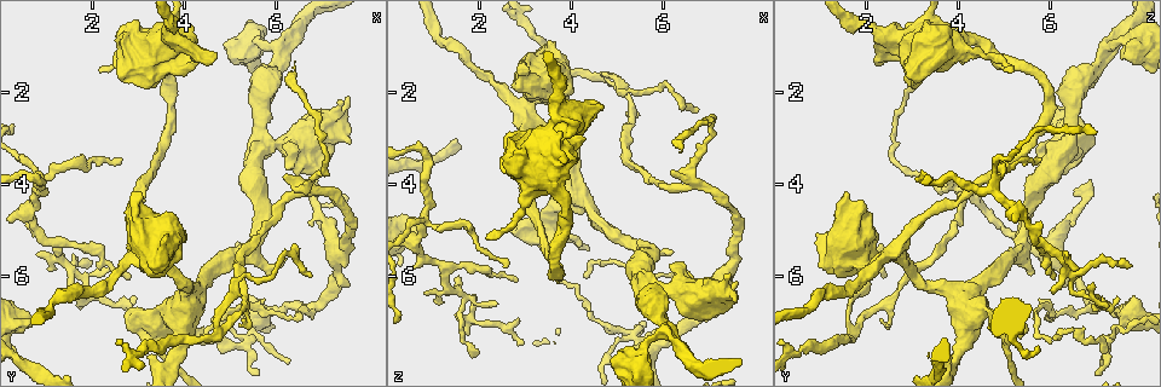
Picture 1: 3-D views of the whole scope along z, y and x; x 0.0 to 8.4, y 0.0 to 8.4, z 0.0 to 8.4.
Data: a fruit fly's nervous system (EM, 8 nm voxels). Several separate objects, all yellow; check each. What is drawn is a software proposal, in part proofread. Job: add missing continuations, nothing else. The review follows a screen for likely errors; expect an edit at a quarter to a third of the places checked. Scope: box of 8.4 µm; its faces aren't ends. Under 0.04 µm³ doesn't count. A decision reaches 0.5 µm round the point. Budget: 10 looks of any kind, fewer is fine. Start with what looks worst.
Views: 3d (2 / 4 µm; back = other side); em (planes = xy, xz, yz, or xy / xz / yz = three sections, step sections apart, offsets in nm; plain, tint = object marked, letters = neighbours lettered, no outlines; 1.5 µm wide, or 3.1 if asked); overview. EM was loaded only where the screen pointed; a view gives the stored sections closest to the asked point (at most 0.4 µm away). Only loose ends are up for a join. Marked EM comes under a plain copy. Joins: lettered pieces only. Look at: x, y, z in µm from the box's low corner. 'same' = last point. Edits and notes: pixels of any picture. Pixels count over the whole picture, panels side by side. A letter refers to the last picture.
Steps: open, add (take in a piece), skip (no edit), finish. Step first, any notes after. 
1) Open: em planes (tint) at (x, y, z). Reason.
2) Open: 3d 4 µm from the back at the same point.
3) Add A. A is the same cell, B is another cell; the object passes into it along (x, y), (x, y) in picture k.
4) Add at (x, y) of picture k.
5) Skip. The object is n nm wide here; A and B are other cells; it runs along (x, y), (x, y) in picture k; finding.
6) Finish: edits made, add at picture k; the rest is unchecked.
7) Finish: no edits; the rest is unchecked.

Open: em planes (letters) at (2.20, 1.50, 5.20). Thin end.

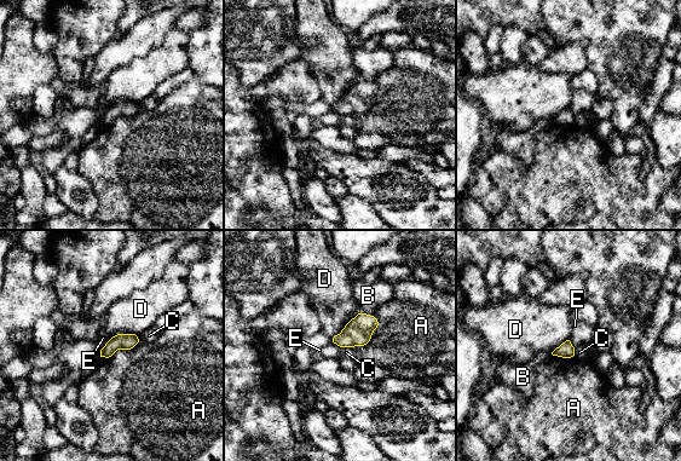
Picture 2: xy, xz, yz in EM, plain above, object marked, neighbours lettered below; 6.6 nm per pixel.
Skip. The object is 100 nm wide here; A, B, C, D and E are other cells; a border runs along (113, 336), (99, 351) in picture 2; none of them fits.

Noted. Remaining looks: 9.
Open: em planes (letters) at (6.35, 1.60, 3.30). Free end.

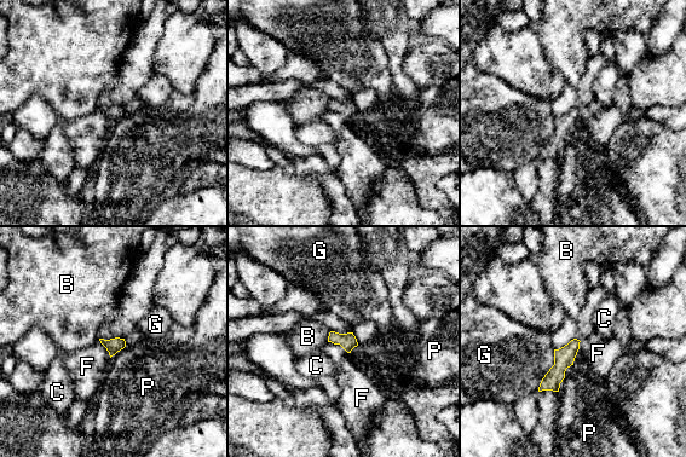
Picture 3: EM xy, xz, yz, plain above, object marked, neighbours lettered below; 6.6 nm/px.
Skip. B, C, F, G and P are other cells; none of them fits.

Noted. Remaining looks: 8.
Open: em planes (letters) at (7.50, 2.25, 6.00).

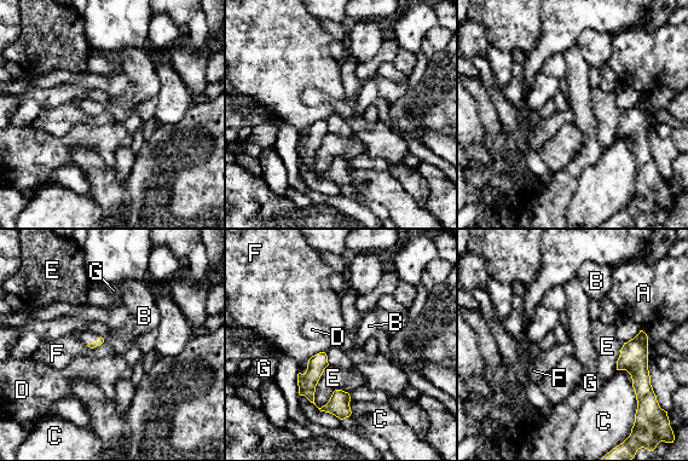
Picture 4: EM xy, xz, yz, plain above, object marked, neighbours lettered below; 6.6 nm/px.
Skip. The longest contact is with E, 300 nm; A, B, C, D, E, F and G are other cells; none of them fits.

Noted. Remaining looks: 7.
Open: em xy step 4 (tint) at (5.25, 6.90, 2.35).

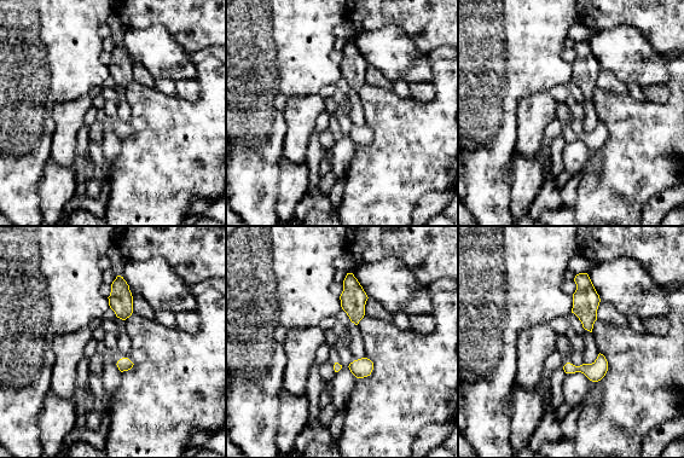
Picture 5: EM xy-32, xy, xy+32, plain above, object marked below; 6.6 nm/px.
Open: em planes (letters) at the same point. Another direction.

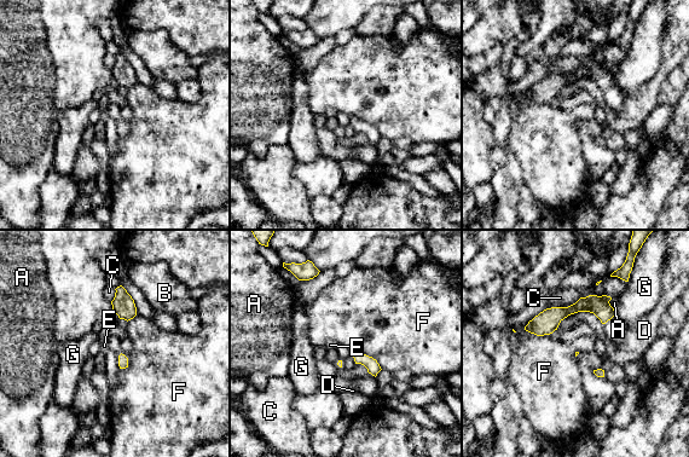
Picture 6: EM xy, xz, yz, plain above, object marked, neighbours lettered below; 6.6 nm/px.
Skip. A, B, C, D, E, F and G are other cells; a border runs along (351, 347), (371, 356), (382, 369) in picture 6; none of them fits.

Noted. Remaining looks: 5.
Finish: no edits; the rest is unchecked.

